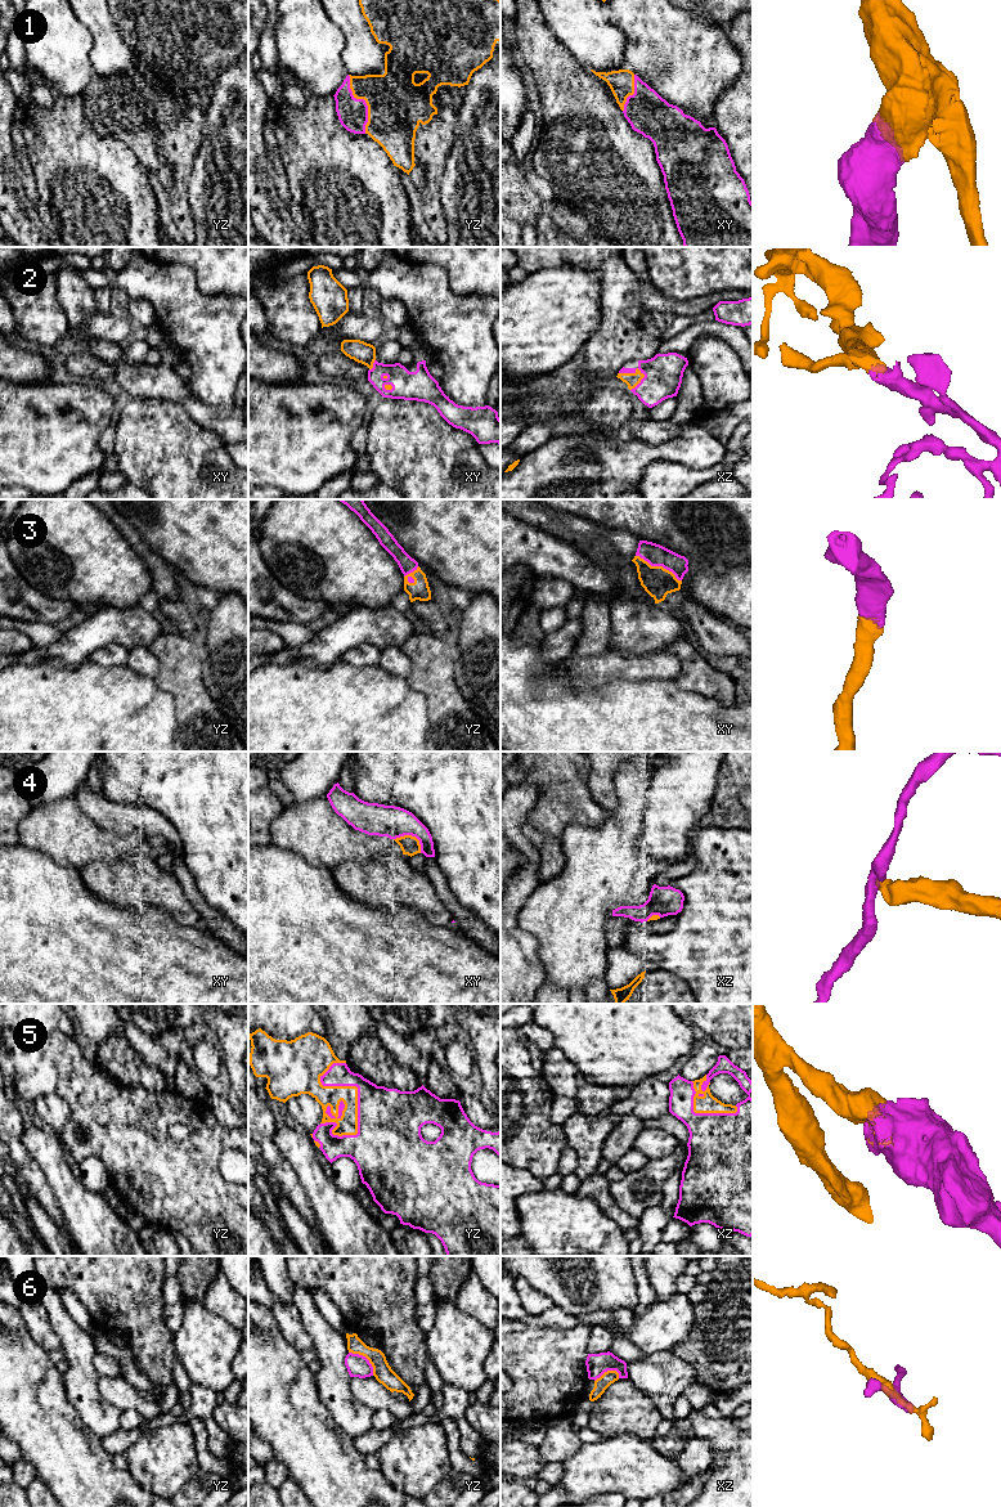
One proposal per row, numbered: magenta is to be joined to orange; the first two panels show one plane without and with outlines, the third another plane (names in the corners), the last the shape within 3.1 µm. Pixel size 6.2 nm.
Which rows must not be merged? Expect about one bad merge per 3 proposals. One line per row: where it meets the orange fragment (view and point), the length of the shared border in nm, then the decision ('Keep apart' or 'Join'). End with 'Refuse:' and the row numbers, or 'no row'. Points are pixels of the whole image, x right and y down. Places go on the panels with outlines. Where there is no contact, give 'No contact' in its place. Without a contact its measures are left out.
1: Touches orange at yz (366, 102). Shared border 380 nm. Keep apart
2: Touches orange at xz (632, 373). Shared border 170 nm. Join
3: Touches orange at xy (659, 566). Shared border 340 nm. Join
4: Touches orange at xy (411, 835). Shared border 200 nm. Keep apart
5: Touches orange at yz (353, 1086). Shared border 480 nm. Join
6: Touches orange at yz (366, 1357). Shared border 220 nm. Keep apart
Refuse: 1, 4, 6

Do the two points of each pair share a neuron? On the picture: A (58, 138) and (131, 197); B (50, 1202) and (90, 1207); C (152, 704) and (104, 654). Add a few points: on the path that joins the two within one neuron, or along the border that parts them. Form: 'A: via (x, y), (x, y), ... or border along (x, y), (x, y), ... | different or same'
A: via (76, 156), (90, 167), (97, 167), (113, 182) | same
B: border along (44, 1176), (68, 1232) | different
C: border along (89, 658), (103, 665), (125, 665) | different

